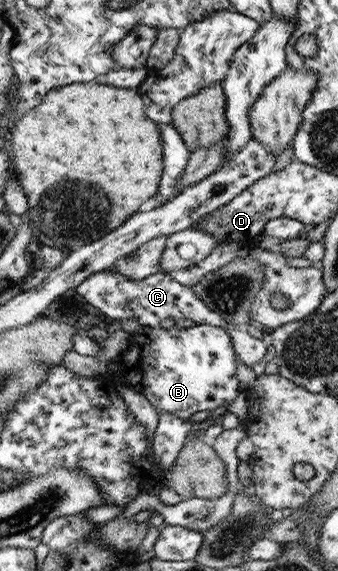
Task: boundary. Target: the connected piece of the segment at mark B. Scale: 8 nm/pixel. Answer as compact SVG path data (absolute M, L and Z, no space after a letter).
M195 324L188 328L170 328L165 330L160 325L155 327L141 327L137 334L133 333L130 346L111 360L117 365L117 372L112 375L119 383L134 388L153 404L157 413L172 413L176 417L187 421L194 413L214 410L217 407L231 404L237 399L241 390L237 380L237 361L235 344L232 342L231 332L227 327L217 327L209 324Z

